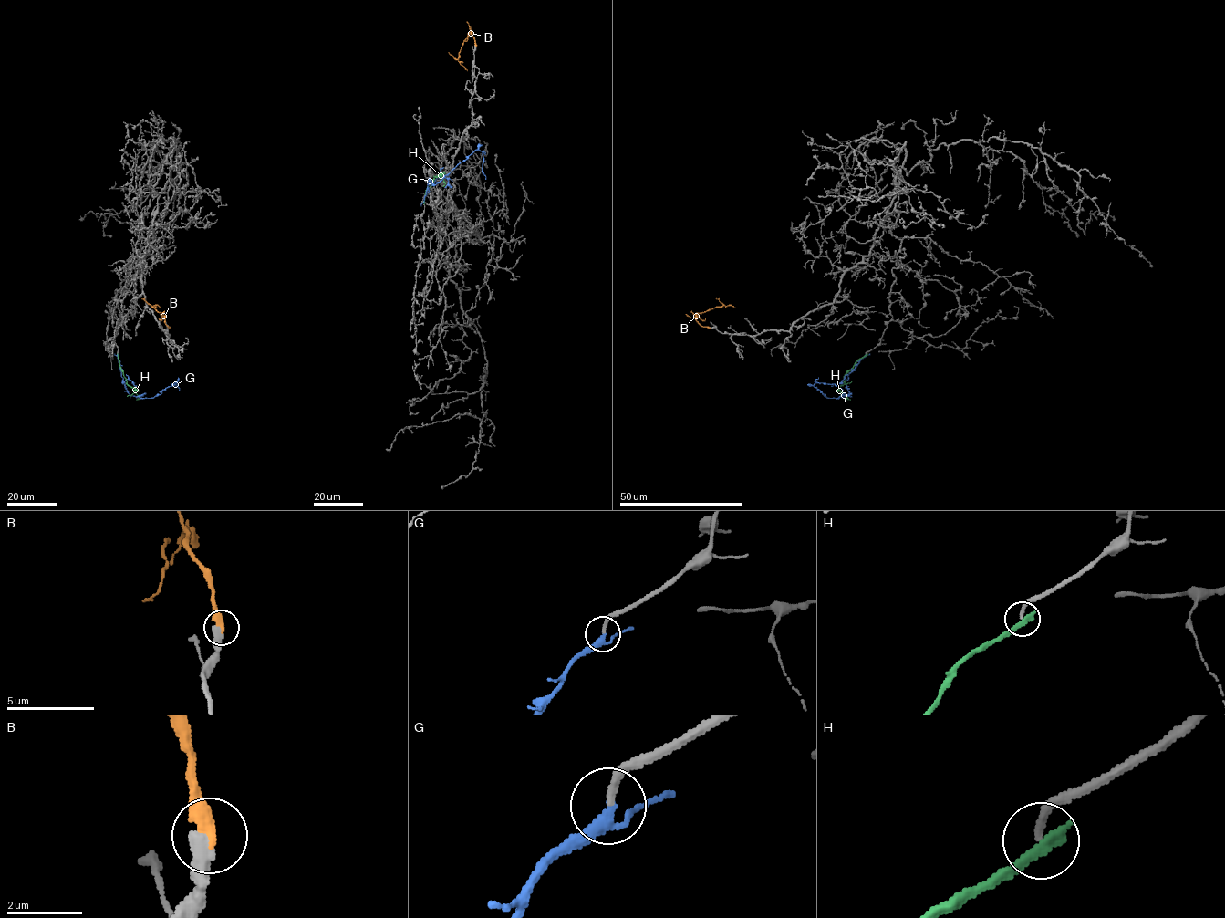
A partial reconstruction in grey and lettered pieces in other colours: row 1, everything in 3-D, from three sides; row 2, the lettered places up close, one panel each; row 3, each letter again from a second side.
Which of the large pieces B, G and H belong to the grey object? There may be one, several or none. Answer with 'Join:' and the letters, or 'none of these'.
Join: B, G

